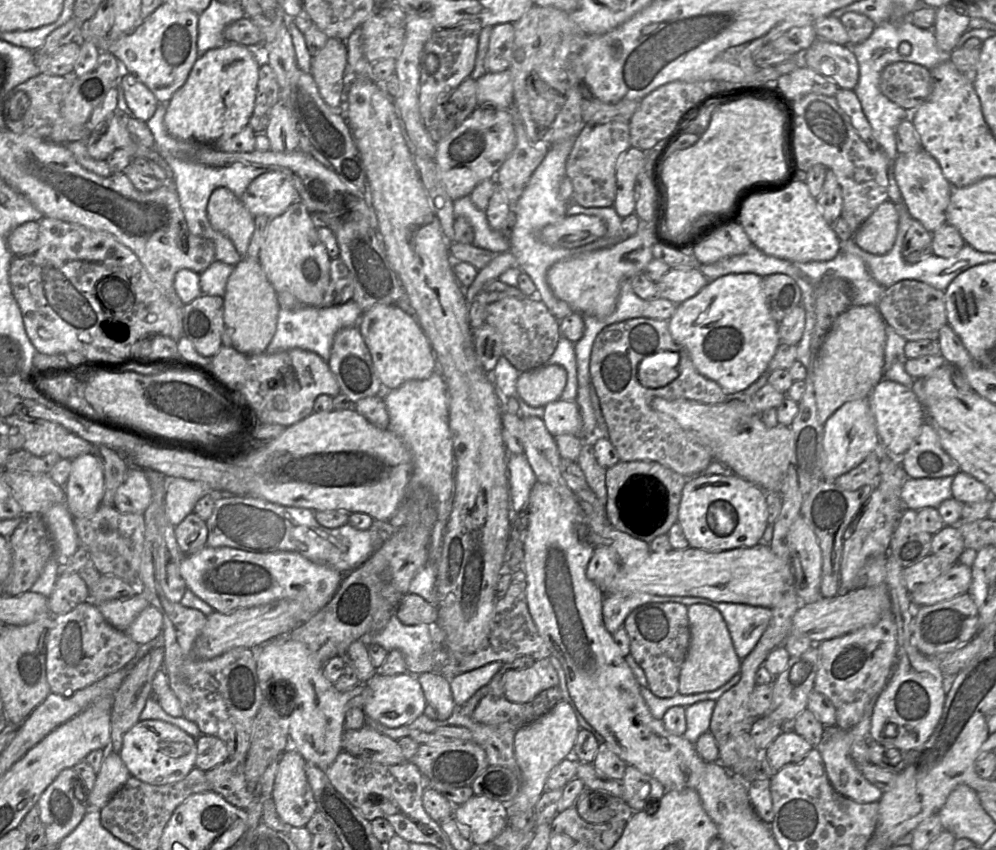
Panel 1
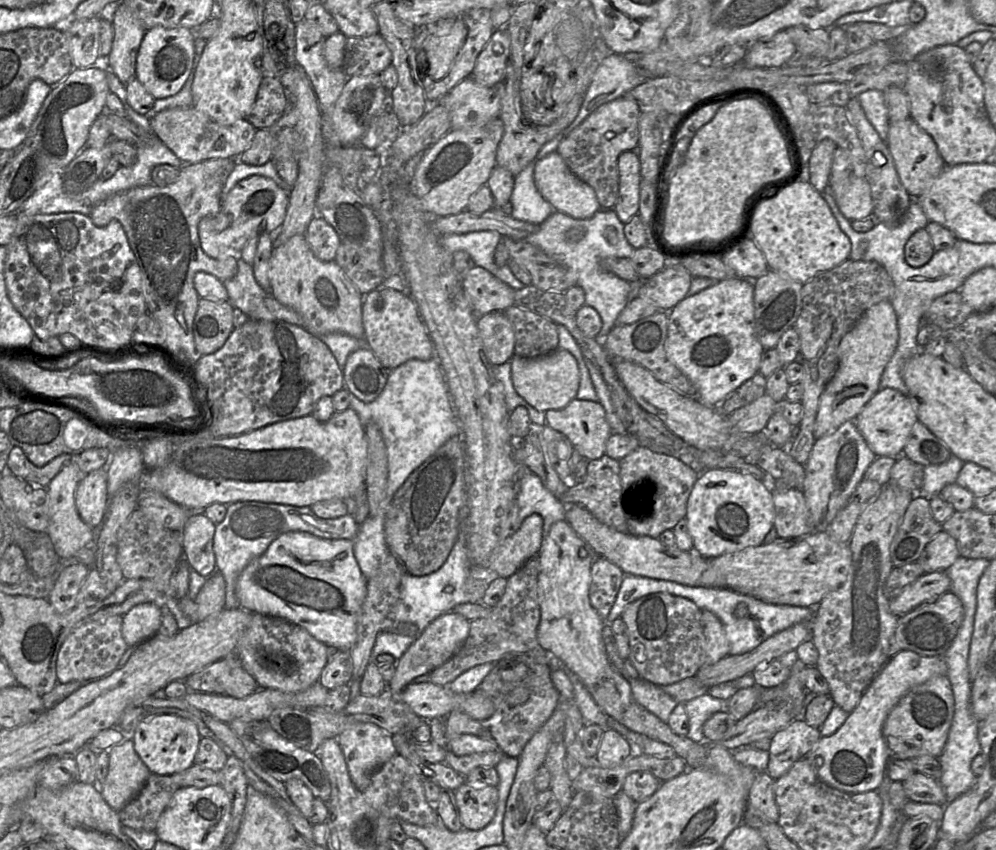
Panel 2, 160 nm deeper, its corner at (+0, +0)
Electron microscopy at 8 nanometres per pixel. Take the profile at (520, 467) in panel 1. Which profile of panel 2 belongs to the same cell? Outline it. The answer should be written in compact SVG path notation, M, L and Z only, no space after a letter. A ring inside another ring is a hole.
M533 471L525 472L519 479L515 502L518 516L512 527L512 534L533 513L539 514L543 519L543 536L548 534L554 522L565 519L563 503L543 485Z

